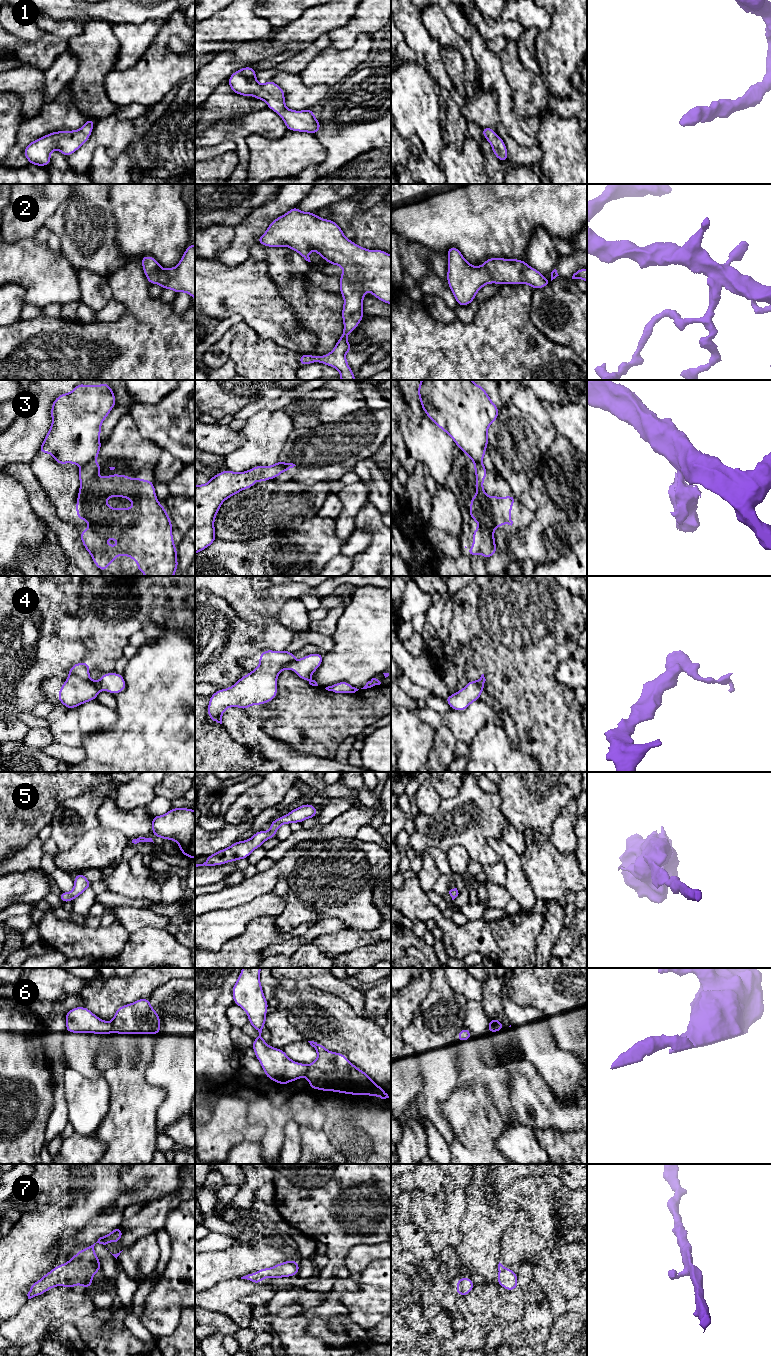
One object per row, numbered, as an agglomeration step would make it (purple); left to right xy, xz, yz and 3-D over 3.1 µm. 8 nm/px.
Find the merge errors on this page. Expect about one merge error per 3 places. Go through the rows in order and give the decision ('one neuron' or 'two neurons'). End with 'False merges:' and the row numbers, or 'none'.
1: one neuron
2: one neuron
3: two neurons
4: one neuron
5: one neuron
6: two neurons
7: one neuron
False merges: 3, 6

